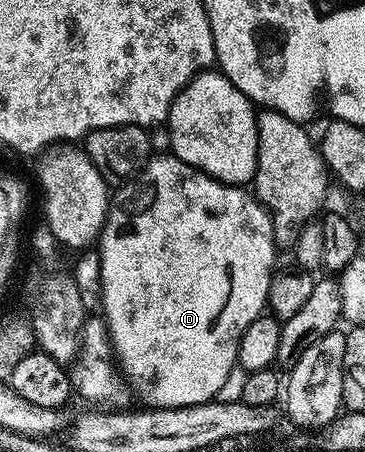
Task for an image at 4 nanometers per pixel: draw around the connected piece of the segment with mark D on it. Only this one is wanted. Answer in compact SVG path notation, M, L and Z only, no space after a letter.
M172 153L155 154L150 162L142 168L140 174L137 176L136 182L138 182L138 184L135 185L134 192L132 192L123 203L115 202L113 206L111 206L110 211L106 215L106 223L102 226L100 246L96 251L99 255L99 261L102 263L102 308L100 311L106 320L106 327L110 331L111 339L114 342L114 352L117 360L120 362L121 368L125 371L125 374L133 380L136 387L136 382L138 382L139 389L151 399L151 404L165 405L167 407L191 407L197 403L209 403L215 398L216 394L220 392L220 387L224 385L226 379L228 379L229 371L233 369L238 362L238 346L240 345L240 337L244 337L244 329L248 329L248 325L252 325L252 321L256 321L256 317L260 317L267 310L268 289L272 285L272 277L276 274L276 266L274 267L274 243L276 244L274 221L271 212L267 211L245 186L222 183L220 180L204 174L200 169L196 169L192 165L180 161Z

